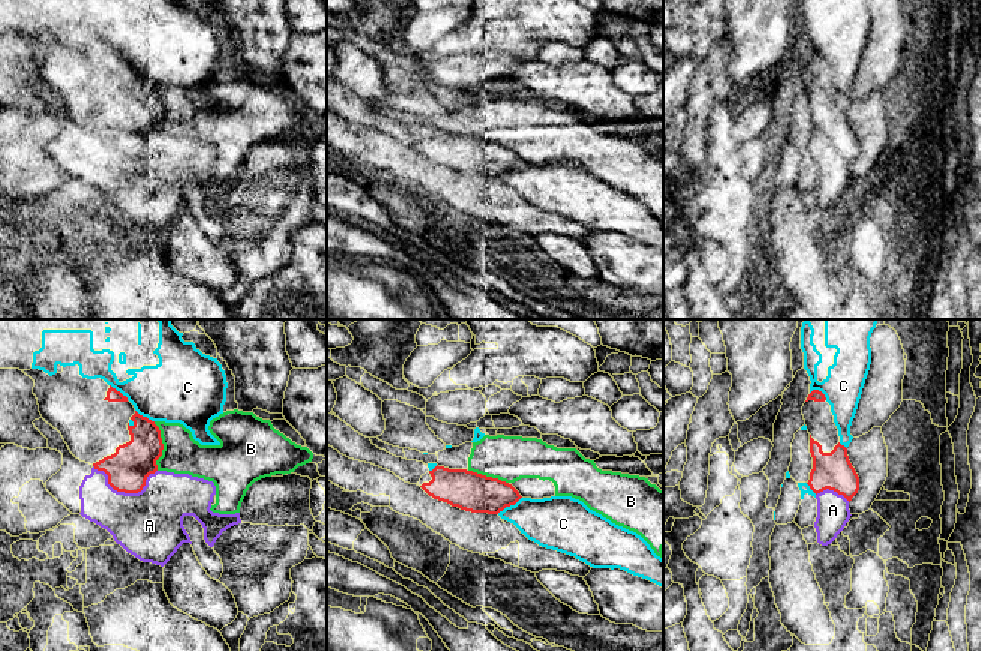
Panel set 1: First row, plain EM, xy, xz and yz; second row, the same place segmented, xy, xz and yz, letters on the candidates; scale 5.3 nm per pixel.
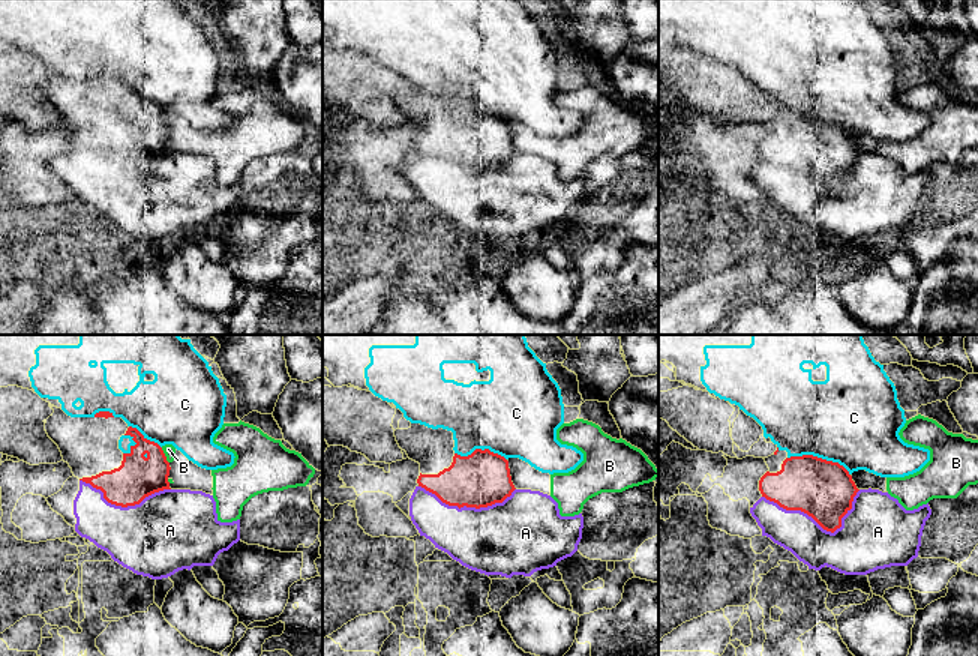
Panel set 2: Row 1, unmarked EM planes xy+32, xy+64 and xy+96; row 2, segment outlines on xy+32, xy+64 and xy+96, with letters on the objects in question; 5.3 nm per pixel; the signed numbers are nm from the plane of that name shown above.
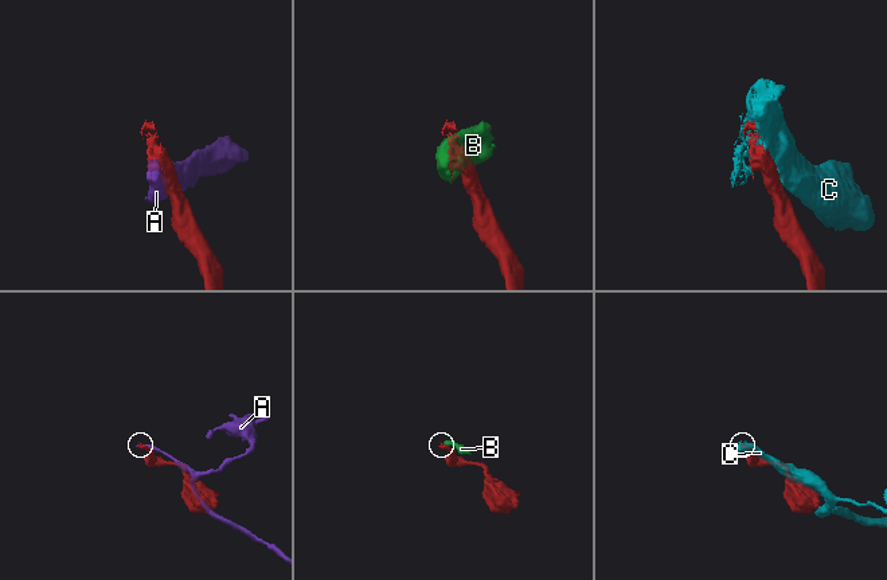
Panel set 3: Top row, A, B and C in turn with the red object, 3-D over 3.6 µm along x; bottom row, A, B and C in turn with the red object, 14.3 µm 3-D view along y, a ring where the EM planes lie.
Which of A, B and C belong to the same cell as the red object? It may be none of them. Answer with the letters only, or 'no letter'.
no letter

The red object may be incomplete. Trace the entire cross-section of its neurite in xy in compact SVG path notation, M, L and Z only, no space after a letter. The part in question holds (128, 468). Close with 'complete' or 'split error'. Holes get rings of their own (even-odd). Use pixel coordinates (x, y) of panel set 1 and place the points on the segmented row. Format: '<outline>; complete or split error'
M66 366L62 374L50 376L44 370L22 370L34 381L33 394L38 399L42 418L57 429L70 453L108 476L108 484L124 494L138 494L150 474L158 471L156 460L164 444L154 422L140 416L120 392L104 380L87 380L80 375L80 366Z; split error

